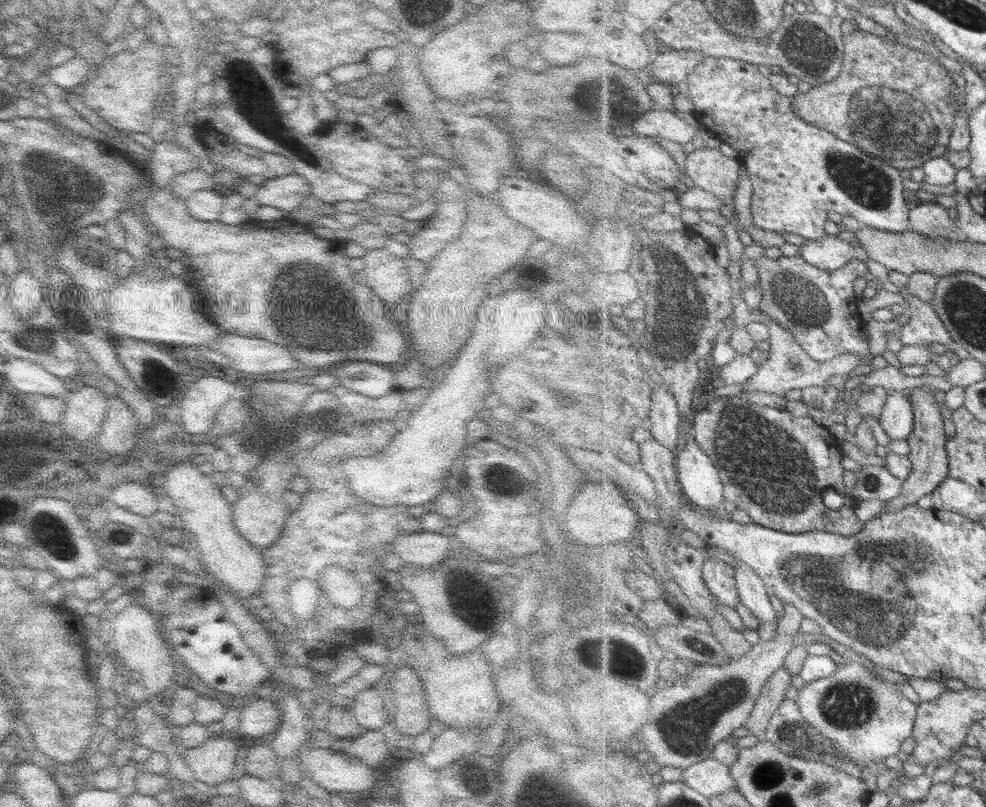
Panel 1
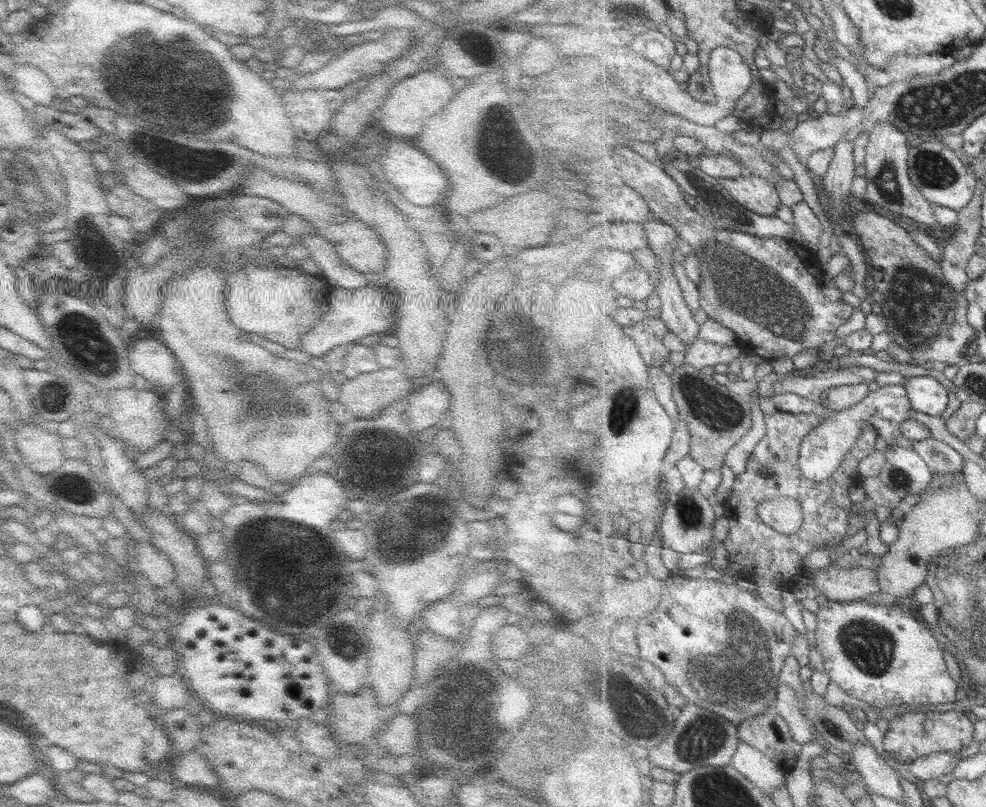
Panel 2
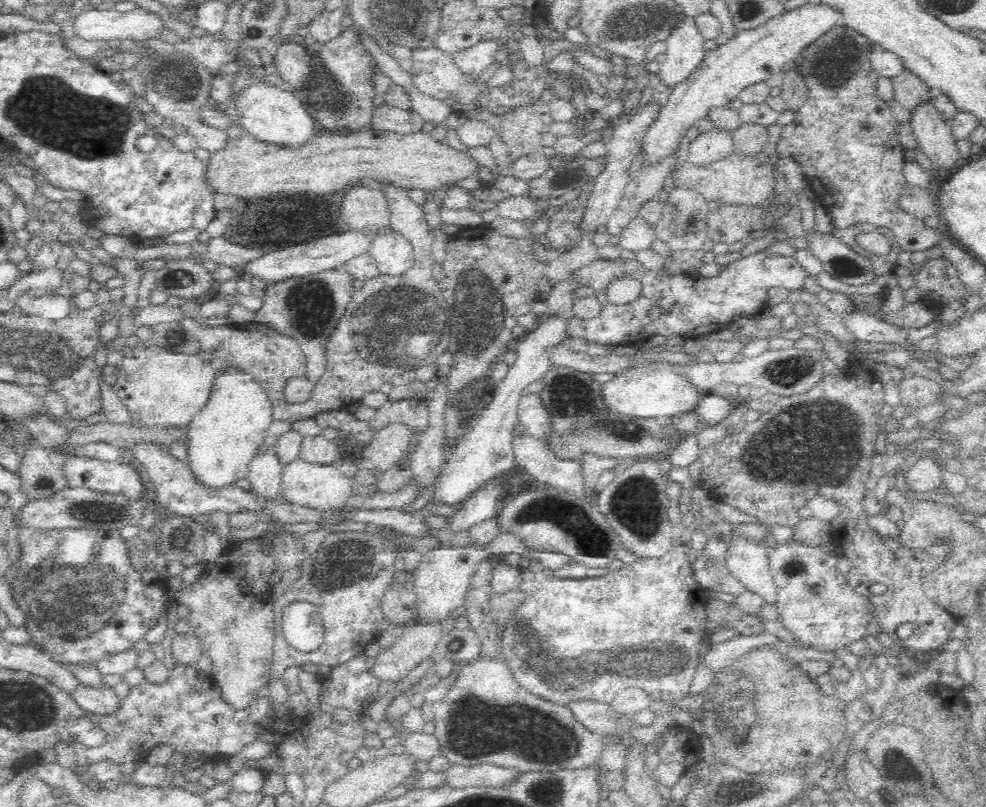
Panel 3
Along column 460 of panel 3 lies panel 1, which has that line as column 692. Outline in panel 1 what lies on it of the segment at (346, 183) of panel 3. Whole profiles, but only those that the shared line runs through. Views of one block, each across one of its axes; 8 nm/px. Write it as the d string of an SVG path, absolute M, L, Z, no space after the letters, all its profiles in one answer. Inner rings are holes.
M703 147L689 153L689 158L686 159L686 174L694 182L694 186L731 204L739 188L739 170L742 165L739 158L724 156L719 149Z

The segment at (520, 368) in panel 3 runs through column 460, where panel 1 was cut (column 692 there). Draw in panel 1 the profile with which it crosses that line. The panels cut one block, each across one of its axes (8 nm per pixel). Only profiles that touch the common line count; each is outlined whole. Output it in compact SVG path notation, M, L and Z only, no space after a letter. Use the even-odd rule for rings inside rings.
M689 436L676 462L683 494L697 507L711 510L724 505L724 484L719 469L701 445Z

